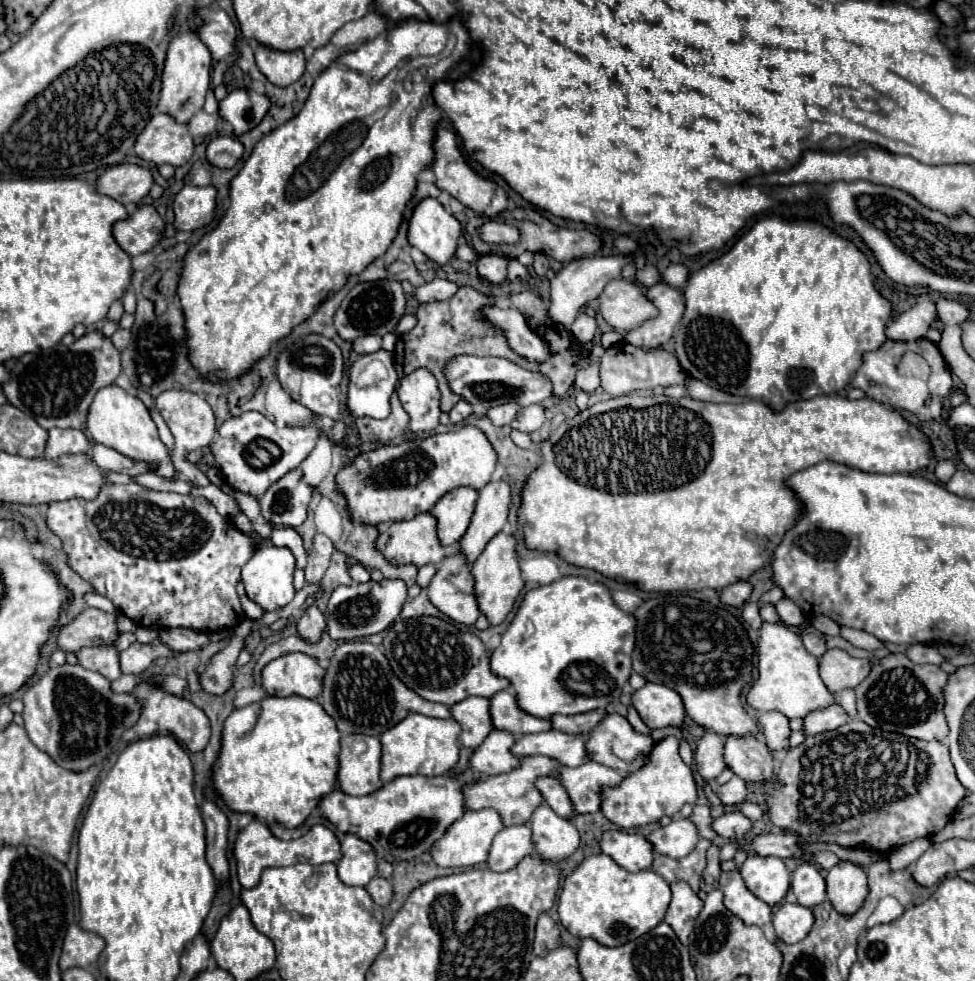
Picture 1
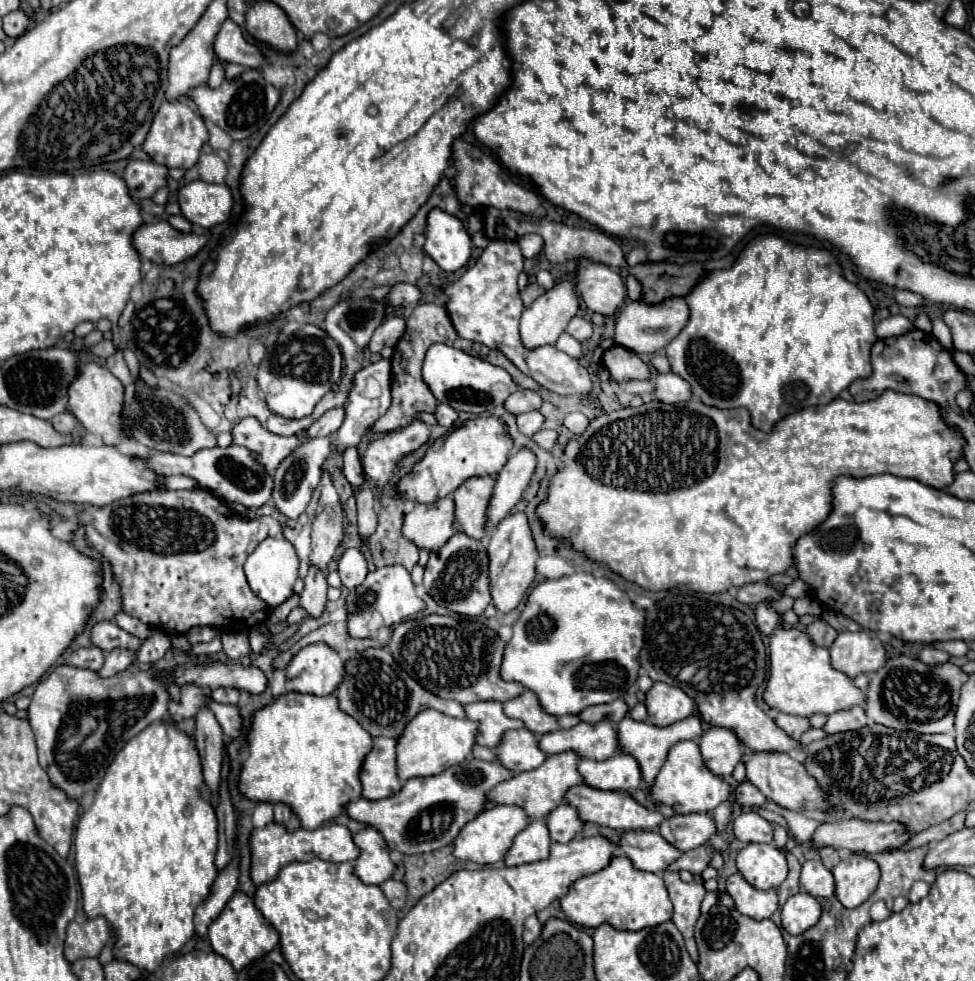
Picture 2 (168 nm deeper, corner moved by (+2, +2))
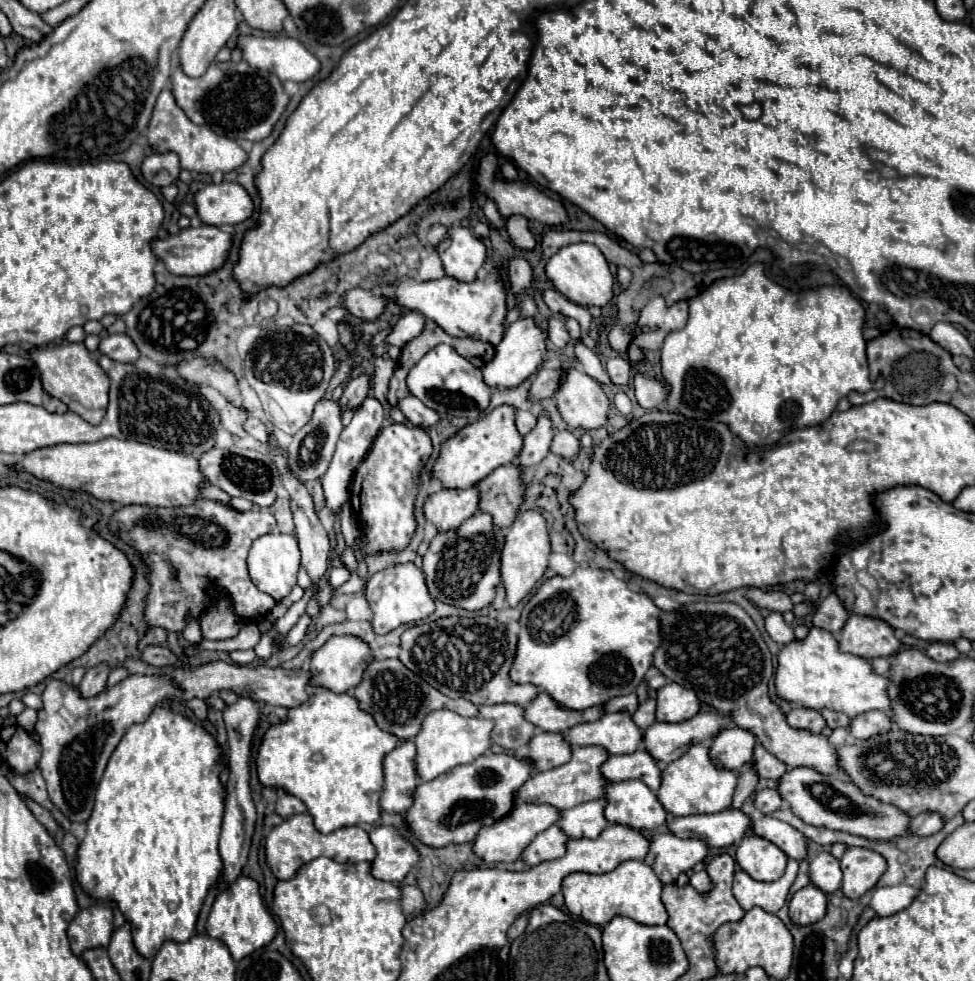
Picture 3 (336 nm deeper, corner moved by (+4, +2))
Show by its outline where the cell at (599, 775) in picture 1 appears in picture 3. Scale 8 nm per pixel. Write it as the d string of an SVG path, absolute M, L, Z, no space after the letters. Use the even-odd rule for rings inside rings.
M639 748L633 754L609 756L599 766L599 770L601 770L603 778L609 780L609 782L621 782L621 780L639 778L653 792L657 792L659 784L661 784L661 768L643 748Z

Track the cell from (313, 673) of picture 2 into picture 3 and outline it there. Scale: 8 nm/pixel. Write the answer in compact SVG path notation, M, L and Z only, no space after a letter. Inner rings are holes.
M331 636L321 648L317 648L311 654L309 684L315 688L327 688L337 694L349 692L357 686L357 680L361 680L361 672L365 670L367 662L369 662L369 648L363 640L355 636Z

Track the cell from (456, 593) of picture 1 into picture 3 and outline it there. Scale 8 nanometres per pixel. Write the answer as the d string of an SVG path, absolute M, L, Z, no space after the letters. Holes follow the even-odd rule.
M473 514L457 530L437 534L423 556L423 574L433 600L463 608L481 610L495 598L495 588L501 582L499 556L503 548L503 532L493 528L489 514Z

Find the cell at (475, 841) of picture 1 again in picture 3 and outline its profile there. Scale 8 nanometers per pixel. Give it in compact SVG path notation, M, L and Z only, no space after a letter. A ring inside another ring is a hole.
M515 804L507 816L479 830L479 834L471 842L473 852L485 862L513 862L521 856L523 848L533 840L533 836L537 836L539 832L557 822L557 816L559 810L549 804Z

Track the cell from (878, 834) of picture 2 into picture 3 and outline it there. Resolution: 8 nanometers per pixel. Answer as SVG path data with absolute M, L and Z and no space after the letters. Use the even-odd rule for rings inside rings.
M921 812L921 814L911 818L911 822L907 826L907 832L911 836L931 836L931 834L939 832L941 828L943 828L941 816L933 814L933 812Z

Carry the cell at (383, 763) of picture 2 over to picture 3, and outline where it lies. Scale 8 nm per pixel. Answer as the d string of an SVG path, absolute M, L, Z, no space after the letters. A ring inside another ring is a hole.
M407 740L383 758L385 784L379 800L381 810L403 814L409 804L413 804L413 788L417 786L417 774L413 764L415 752L417 750L413 740Z

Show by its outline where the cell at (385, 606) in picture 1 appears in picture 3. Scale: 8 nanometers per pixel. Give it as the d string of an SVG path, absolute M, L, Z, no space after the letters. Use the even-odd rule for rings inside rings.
M413 562L397 564L373 574L365 586L365 598L373 612L371 628L375 634L387 634L401 624L415 624L435 610L433 598L429 596L425 586L425 576L419 568L415 568Z

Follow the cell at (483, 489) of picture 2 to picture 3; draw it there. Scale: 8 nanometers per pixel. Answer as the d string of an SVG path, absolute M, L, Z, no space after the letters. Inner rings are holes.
M515 464L501 466L483 478L477 488L477 512L491 514L493 526L507 530L513 524L517 508L523 500L523 480L519 478L519 468Z

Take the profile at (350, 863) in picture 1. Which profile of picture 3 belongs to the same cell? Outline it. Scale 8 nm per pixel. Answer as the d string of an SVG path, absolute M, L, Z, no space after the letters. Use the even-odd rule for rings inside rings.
M391 826L373 828L369 840L377 850L377 856L371 862L371 874L379 880L399 884L419 860L415 848Z

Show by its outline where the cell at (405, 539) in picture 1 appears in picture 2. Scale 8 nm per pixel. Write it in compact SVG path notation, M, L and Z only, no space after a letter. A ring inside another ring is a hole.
M451 496L431 504L415 504L405 514L403 536L429 552L441 548L455 532L455 504Z

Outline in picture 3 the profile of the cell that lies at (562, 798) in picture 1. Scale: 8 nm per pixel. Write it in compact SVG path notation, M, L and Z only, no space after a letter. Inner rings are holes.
M641 780L605 784L605 820L635 830L655 830L665 824L667 812Z

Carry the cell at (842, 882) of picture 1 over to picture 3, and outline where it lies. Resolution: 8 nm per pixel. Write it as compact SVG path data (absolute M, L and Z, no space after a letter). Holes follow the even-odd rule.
M849 848L839 862L843 872L841 892L851 900L869 892L887 868L885 858L867 848Z

